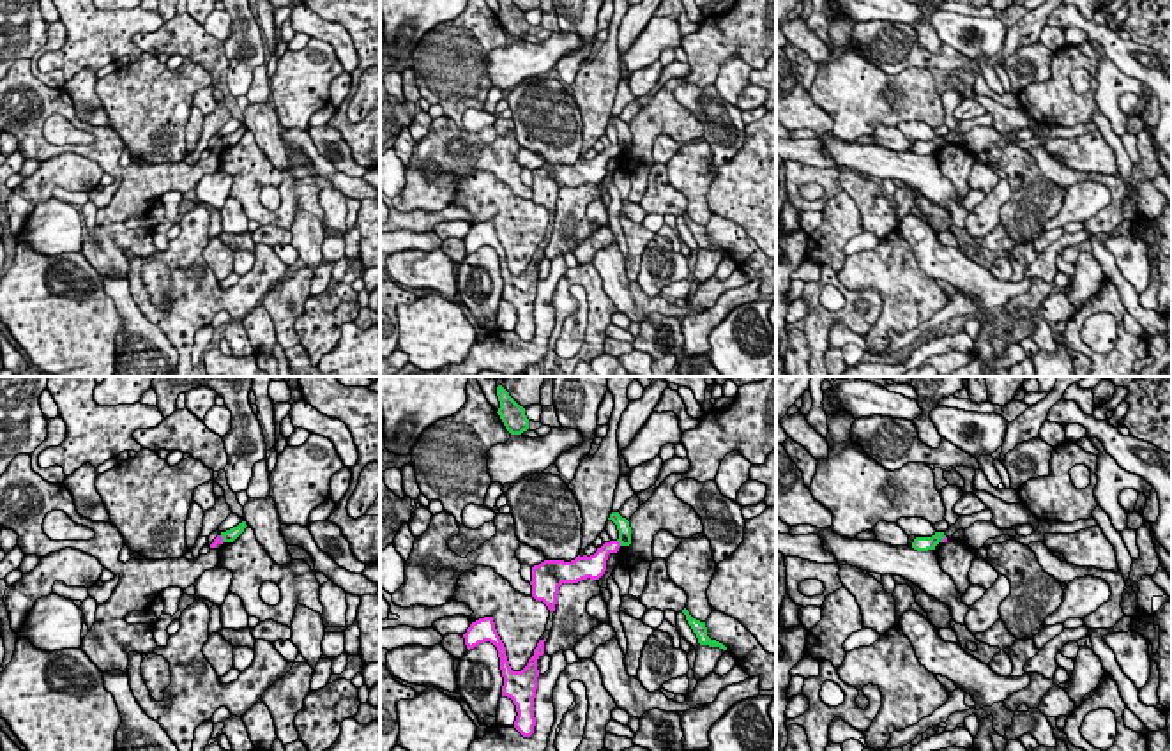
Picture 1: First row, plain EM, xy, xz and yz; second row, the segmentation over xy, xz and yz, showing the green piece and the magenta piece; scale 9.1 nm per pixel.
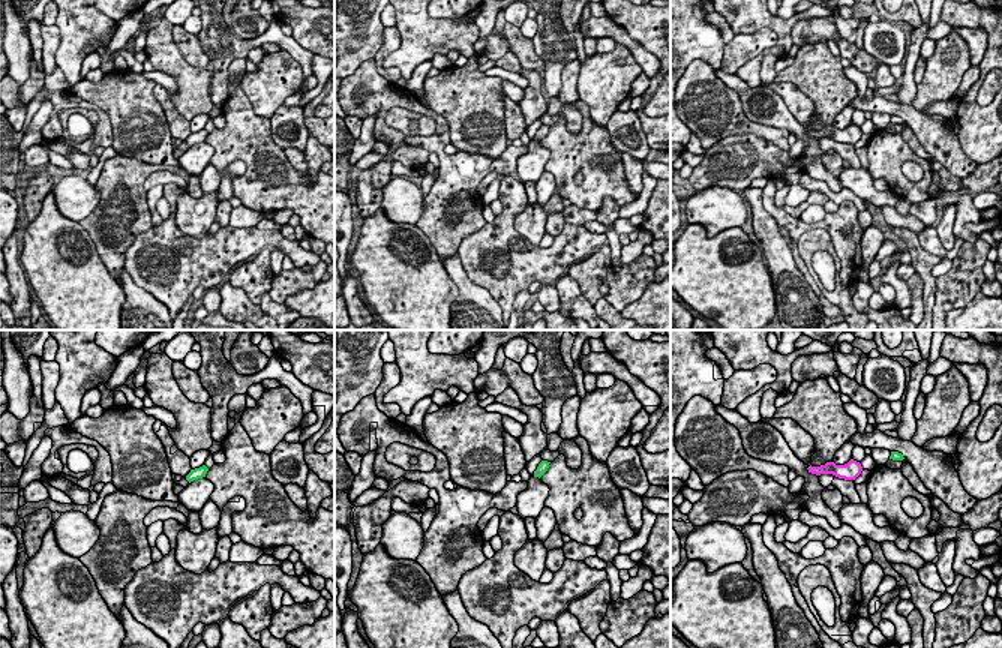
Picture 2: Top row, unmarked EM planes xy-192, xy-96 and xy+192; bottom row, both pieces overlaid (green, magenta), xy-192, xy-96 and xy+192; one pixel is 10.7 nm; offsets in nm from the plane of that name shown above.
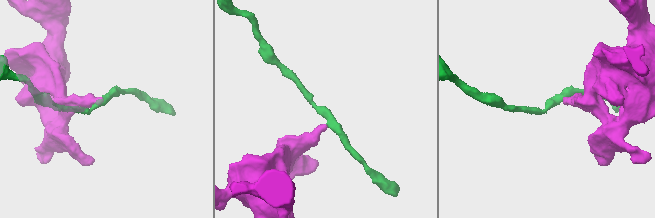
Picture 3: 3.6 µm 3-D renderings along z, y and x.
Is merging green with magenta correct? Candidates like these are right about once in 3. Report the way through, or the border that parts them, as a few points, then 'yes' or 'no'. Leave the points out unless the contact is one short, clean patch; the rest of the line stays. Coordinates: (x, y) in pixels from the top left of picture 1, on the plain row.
no

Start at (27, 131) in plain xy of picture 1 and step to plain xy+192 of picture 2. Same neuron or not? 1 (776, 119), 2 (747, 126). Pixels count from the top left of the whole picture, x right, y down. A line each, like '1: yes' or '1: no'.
1: no
2: yes

